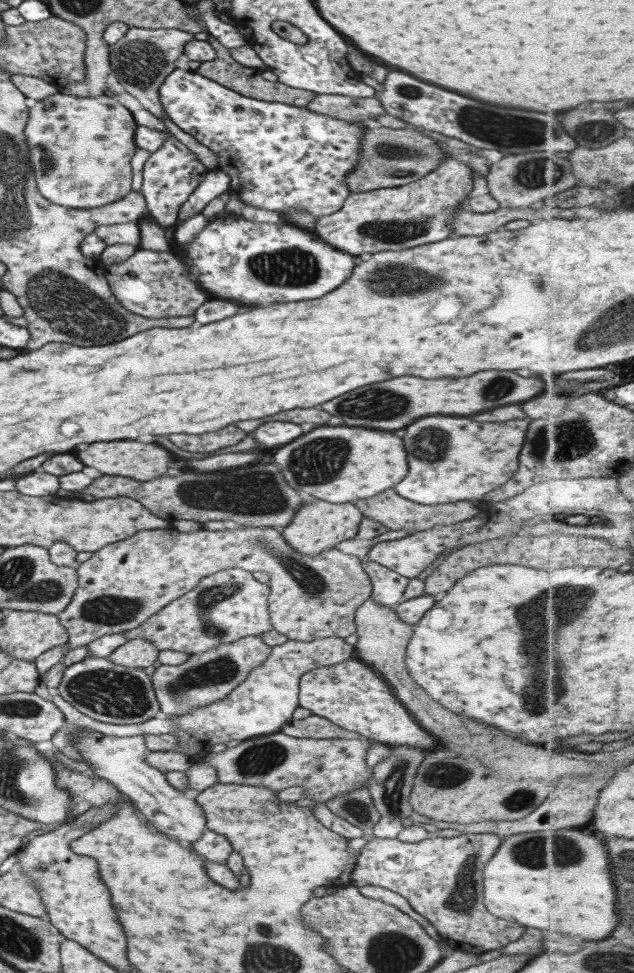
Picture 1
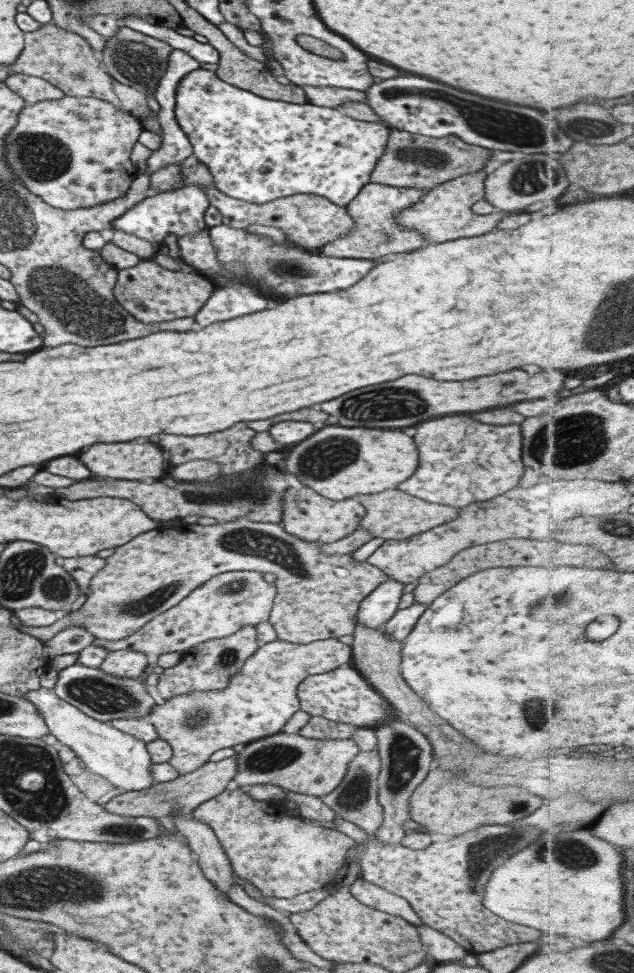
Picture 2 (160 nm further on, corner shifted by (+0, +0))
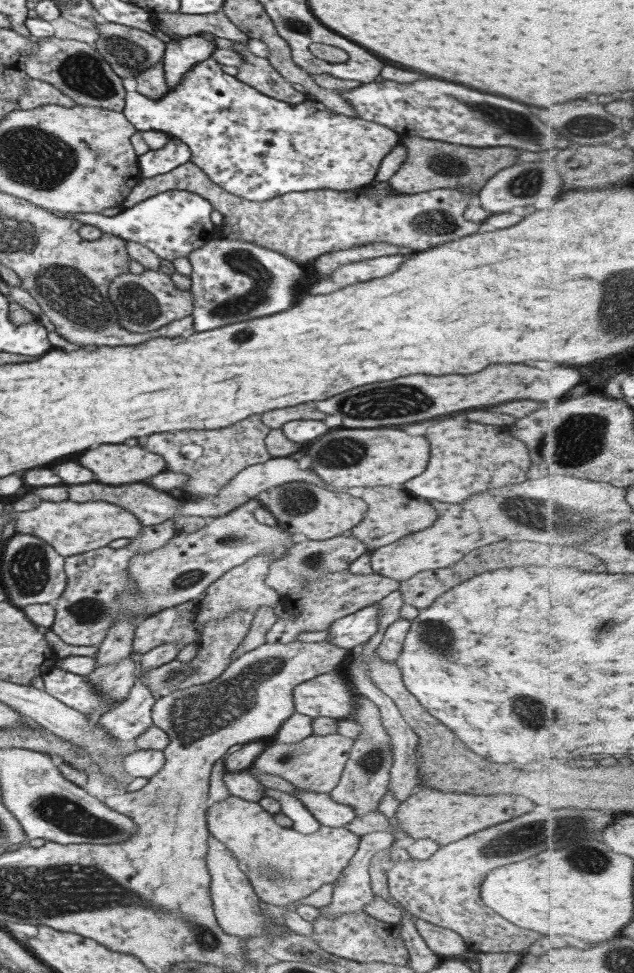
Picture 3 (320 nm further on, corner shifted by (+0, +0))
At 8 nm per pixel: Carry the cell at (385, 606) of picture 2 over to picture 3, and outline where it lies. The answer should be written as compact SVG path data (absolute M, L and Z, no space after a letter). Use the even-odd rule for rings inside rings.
M374 602L353 612L353 615L349 614L333 622L326 631L329 633L327 643L352 653L377 632L377 622L379 622L378 604Z

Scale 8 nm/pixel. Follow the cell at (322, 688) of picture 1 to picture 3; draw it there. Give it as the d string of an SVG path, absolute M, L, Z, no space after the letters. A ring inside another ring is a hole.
M331 671L301 682L292 690L294 712L312 719L349 719L354 711L355 697L348 678Z

